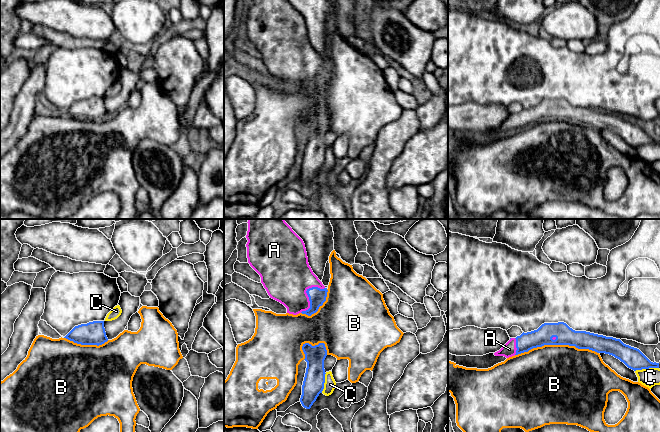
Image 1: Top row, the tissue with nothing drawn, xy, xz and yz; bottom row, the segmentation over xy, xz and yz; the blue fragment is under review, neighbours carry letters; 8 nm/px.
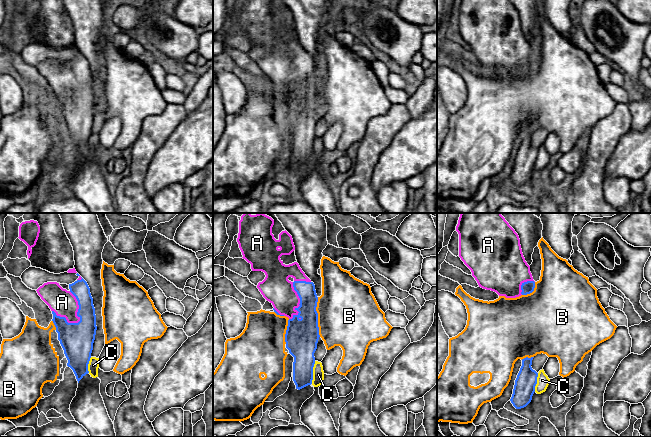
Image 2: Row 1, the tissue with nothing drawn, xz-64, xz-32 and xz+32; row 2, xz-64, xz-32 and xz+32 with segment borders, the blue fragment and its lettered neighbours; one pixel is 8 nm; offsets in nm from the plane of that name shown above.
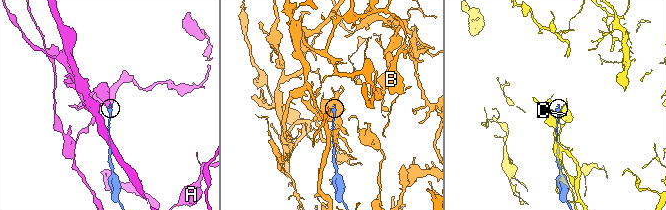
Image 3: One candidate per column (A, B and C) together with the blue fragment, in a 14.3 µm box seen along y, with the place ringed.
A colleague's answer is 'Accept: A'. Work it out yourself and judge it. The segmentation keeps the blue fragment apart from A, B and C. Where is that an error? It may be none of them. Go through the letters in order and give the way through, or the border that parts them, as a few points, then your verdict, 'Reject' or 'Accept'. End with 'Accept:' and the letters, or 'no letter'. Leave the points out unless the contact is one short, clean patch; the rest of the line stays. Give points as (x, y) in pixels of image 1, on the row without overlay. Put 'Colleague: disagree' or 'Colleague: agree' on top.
Colleague: agree
A: Accept
B: Reject
C: Reject
Accept: A

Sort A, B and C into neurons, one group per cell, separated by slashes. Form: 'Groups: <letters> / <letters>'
Groups: A / B / C

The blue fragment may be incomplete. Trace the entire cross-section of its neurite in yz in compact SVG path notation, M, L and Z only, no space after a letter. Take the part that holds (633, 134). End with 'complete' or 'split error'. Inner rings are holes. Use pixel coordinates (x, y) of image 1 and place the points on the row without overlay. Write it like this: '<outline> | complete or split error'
M564 98L544 99L537 106L523 108L520 112L511 114L494 131L509 134L544 121L569 121L609 130L634 147L659 144L659 139L651 138L639 125L624 120L620 115L575 107Z | split error

